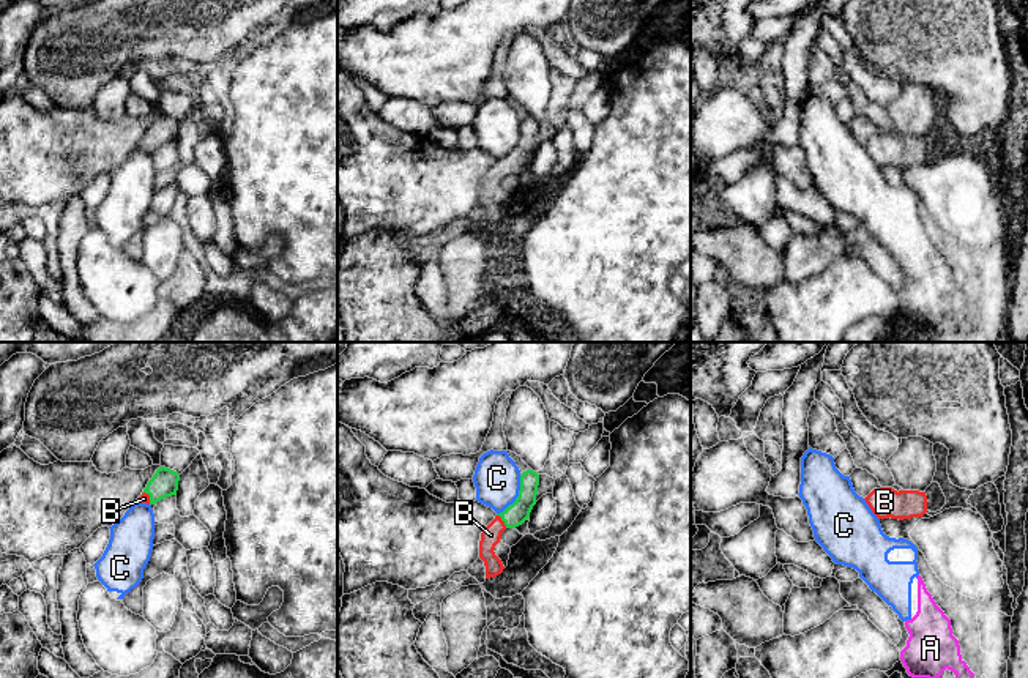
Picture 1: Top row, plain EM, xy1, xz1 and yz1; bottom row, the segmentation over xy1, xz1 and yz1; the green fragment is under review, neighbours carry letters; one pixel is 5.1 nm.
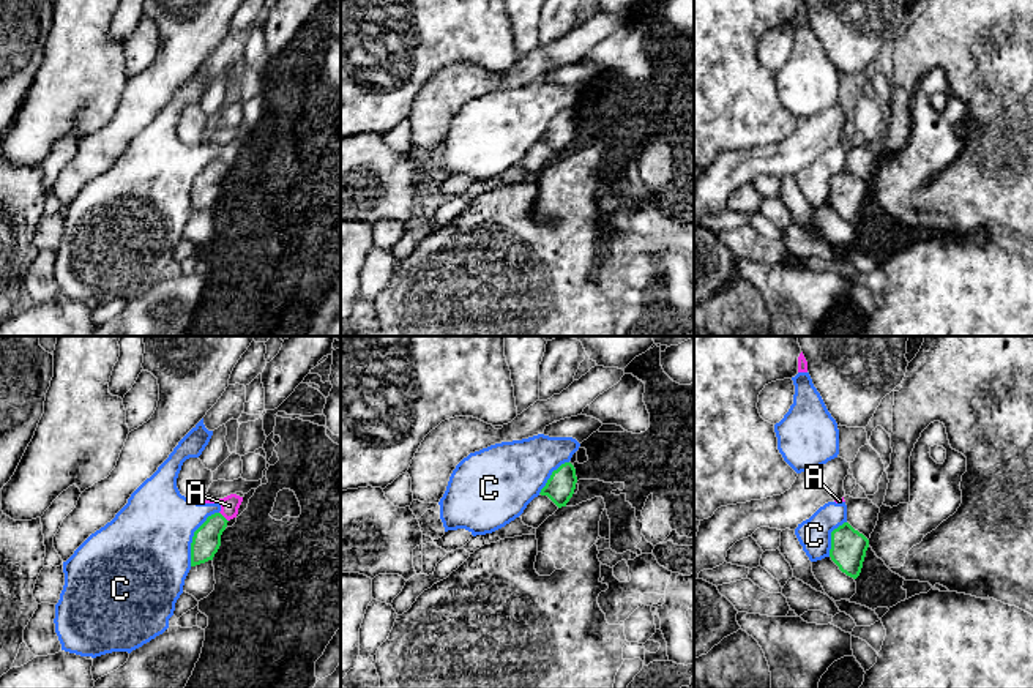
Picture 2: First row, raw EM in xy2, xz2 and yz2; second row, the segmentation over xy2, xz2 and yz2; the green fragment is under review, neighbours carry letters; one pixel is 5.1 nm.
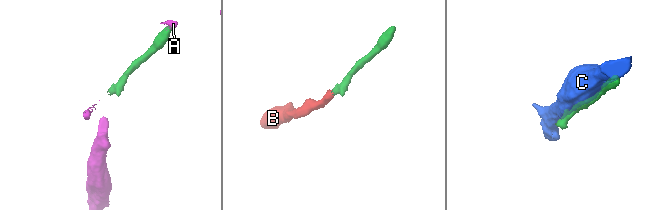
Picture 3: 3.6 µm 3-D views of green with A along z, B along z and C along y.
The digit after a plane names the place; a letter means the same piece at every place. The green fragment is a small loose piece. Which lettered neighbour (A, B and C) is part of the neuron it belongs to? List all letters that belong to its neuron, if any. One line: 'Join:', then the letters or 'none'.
Join: B

